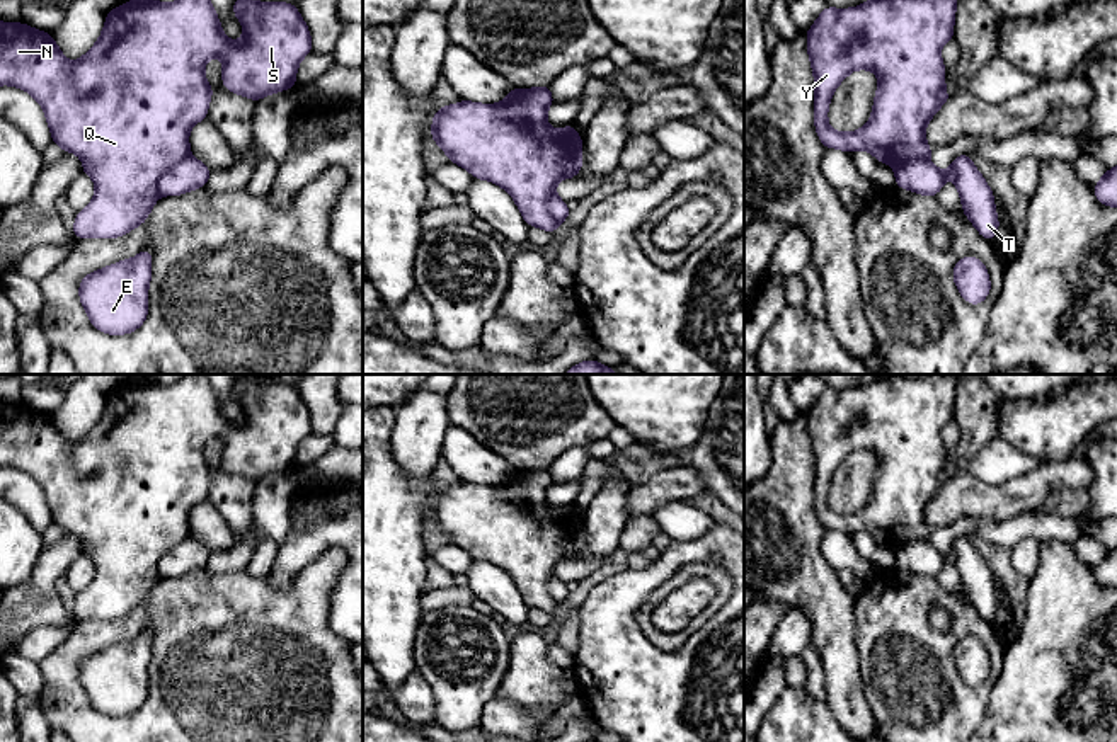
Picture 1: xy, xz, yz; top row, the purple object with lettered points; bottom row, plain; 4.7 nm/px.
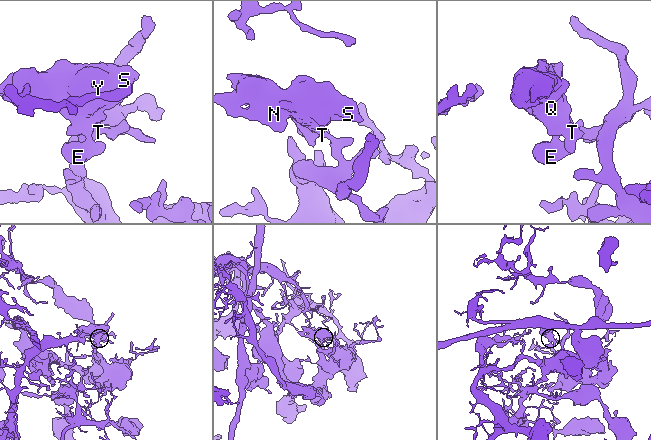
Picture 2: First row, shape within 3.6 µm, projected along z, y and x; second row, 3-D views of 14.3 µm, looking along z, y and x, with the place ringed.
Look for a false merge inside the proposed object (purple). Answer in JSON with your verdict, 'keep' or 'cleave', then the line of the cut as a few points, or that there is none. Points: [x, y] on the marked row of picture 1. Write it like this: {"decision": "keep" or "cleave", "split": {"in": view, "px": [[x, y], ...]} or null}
{"decision": "cleave", "split": {"in": "xy", "px": [[189, 154], [159, 179], [159, 194]]}}

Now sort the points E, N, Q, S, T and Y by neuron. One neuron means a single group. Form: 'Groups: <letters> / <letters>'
Groups: E N Q S Y / T

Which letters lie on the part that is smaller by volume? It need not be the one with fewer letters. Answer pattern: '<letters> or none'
E, N, Q, S, Y

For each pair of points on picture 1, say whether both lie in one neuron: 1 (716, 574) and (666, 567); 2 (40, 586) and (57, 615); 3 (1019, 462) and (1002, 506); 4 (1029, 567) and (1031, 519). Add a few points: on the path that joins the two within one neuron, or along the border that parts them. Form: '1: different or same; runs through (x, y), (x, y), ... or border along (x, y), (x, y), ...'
1: different; border along (716, 559), (680, 565), (647, 596)
2: same; runs through (40, 593), (40, 598), (50, 608)
3: different; border along (1042, 462), (1002, 482), (981, 482), (973, 477)
4: different; border along (1037, 540), (1020, 538), (1012, 548)

